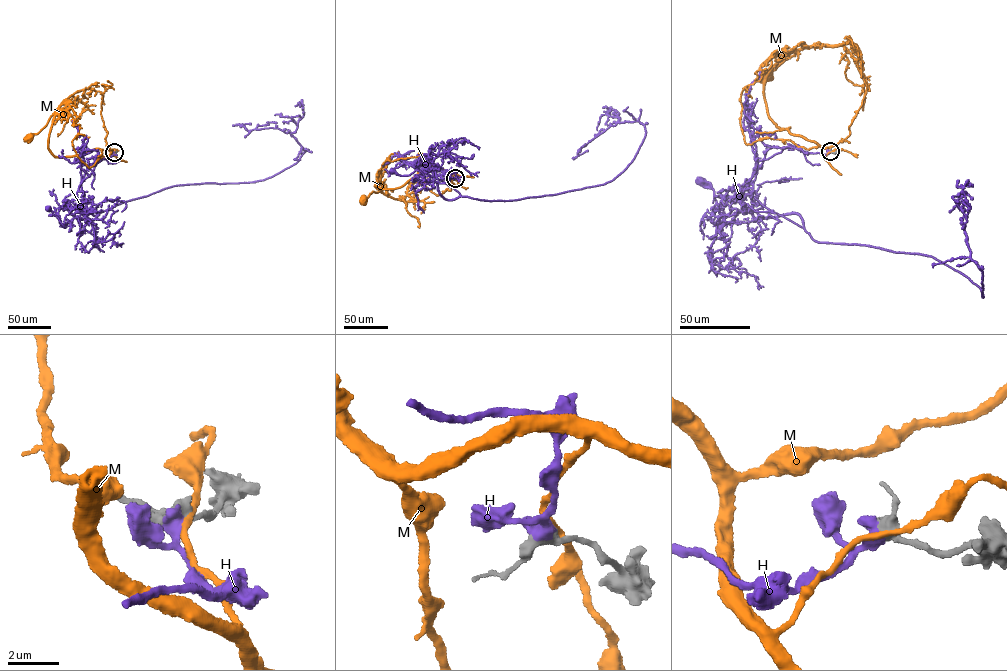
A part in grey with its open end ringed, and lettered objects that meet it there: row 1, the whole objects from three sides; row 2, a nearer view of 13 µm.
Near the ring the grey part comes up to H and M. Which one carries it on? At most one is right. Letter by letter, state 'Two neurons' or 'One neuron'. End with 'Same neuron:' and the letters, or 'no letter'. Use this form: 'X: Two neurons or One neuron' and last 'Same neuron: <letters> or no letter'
H: One neuron
M: Two neurons
Same neuron: H

